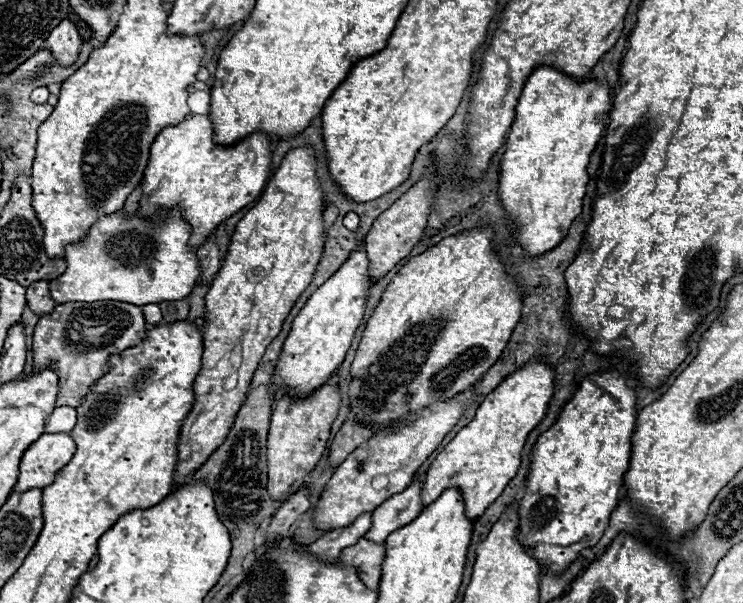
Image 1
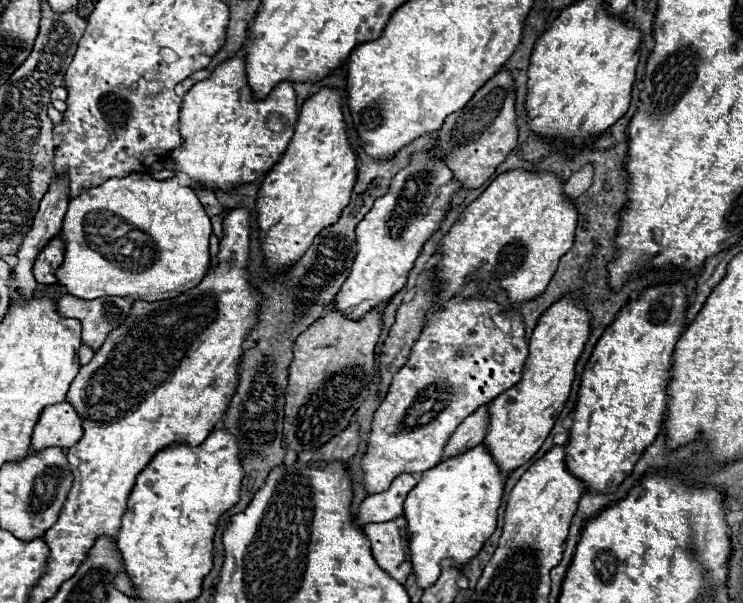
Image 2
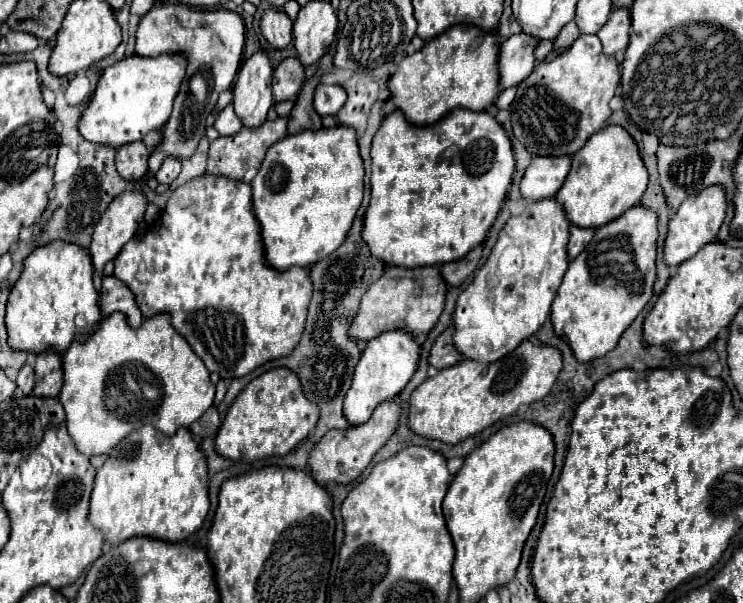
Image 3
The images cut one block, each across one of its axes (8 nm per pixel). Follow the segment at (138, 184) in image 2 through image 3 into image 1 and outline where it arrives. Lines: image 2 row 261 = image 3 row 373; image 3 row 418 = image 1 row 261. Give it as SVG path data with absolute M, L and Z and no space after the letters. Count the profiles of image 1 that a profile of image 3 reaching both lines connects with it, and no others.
M174 208L166 220L154 224L138 218L122 218L120 212L102 216L80 244L66 248L66 272L50 280L50 294L56 304L120 300L136 306L184 300L200 276L196 252L188 248L190 224Z

